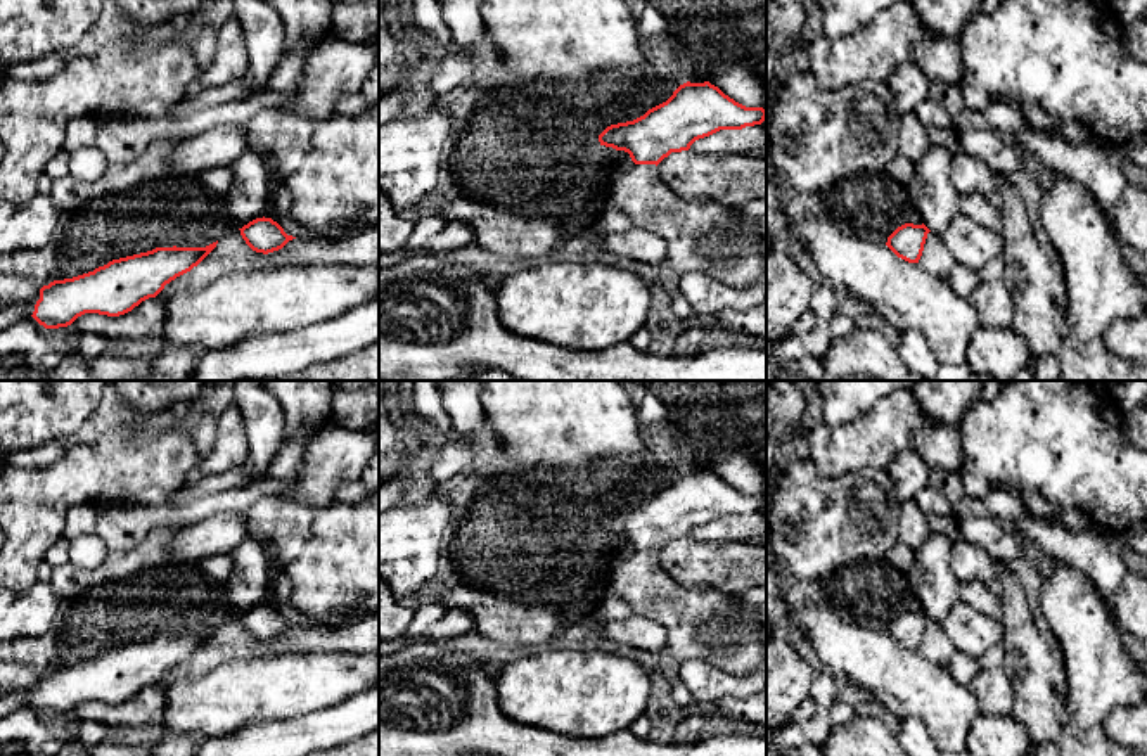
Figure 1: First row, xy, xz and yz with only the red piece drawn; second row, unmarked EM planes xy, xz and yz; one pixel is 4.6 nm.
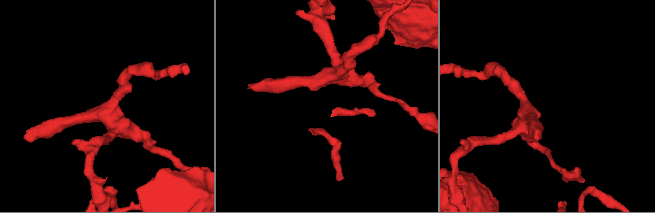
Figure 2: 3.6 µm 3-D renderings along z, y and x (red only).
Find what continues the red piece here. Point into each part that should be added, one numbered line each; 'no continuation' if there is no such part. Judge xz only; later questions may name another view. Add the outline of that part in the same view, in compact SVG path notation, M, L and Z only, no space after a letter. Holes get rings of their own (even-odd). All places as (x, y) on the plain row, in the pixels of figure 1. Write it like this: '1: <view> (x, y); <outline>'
1: xz (703, 623); M656 552L618 555L611 562L609 590L621 595L633 614L668 631L666 656L673 668L702 659L740 676L759 668L765 625L735 593L689 588L670 576Z

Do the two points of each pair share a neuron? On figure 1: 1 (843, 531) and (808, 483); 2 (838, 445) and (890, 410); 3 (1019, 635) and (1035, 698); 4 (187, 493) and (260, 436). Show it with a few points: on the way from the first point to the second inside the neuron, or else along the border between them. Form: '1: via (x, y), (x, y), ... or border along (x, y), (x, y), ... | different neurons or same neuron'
1: via (831, 519), (808, 495) | same neuron
2: via (850, 445), (855, 445), (877, 422) | same neuron
3: via (1026, 651), (1033, 670), (1033, 682) | same neuron
4: via (210, 485), (241, 476), (258, 459) | same neuron

